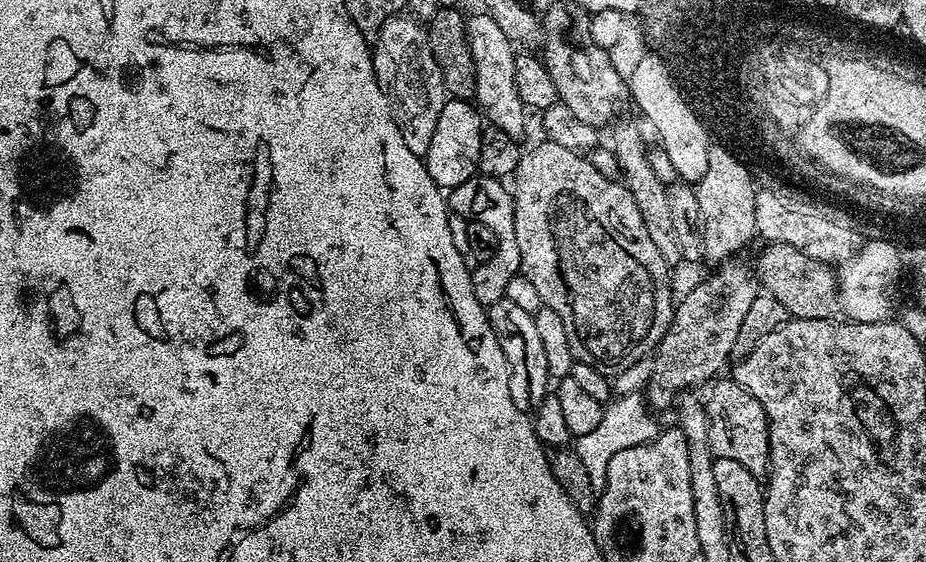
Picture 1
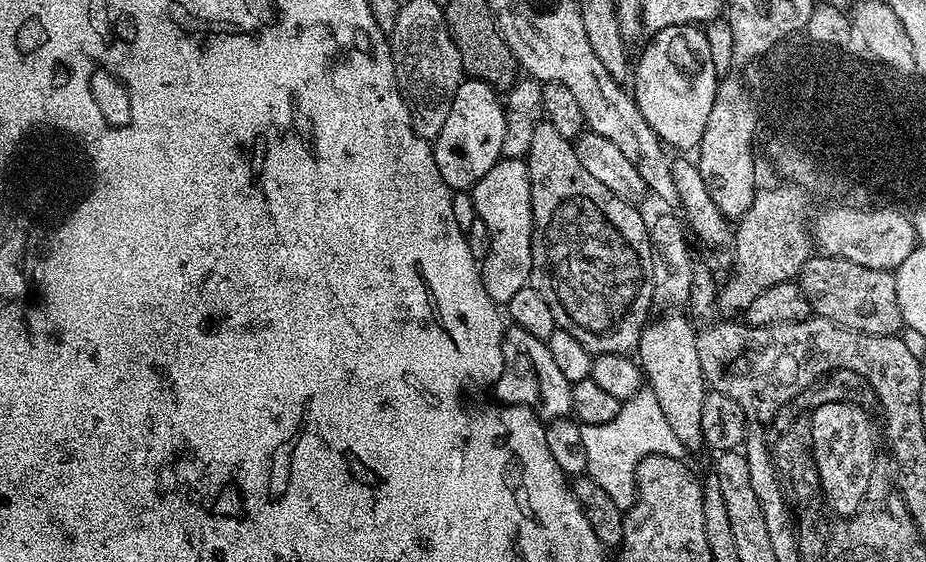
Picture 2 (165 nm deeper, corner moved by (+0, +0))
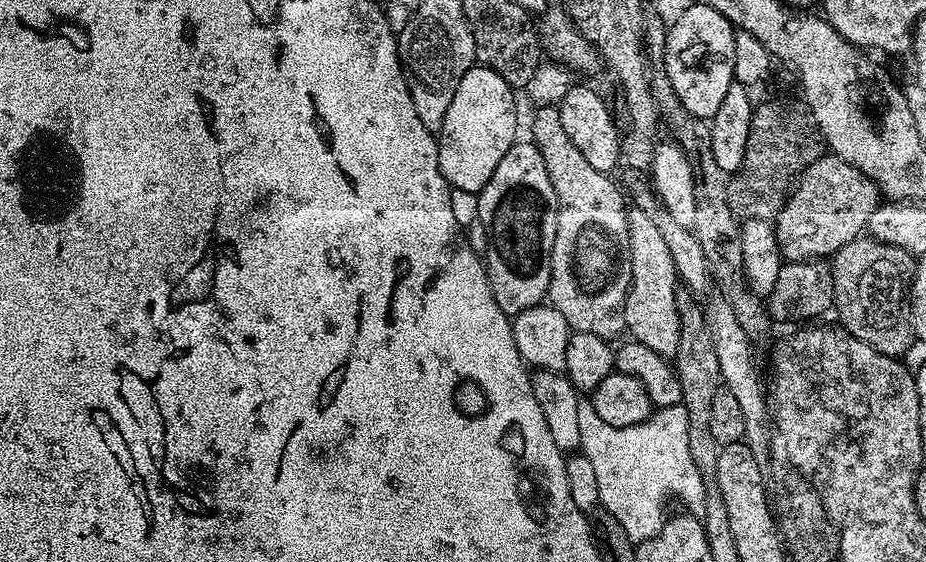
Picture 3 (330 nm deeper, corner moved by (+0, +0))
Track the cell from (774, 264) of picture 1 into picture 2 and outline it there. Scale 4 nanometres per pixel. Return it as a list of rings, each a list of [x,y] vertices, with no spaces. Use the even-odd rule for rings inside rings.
[[[813,254],[802,266],[798,283],[810,302],[813,313],[821,320],[851,328],[871,336],[894,336],[905,327],[899,313],[895,278],[886,269],[871,269],[846,258]]]

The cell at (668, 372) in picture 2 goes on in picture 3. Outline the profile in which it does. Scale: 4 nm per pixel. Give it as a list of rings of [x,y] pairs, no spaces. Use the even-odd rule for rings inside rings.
[[[635,206],[628,208],[628,261],[632,281],[628,287],[624,307],[624,327],[627,335],[642,342],[642,346],[650,346],[654,354],[665,358],[675,357],[680,327],[676,305],[678,277],[674,260],[658,226],[654,226]]]

